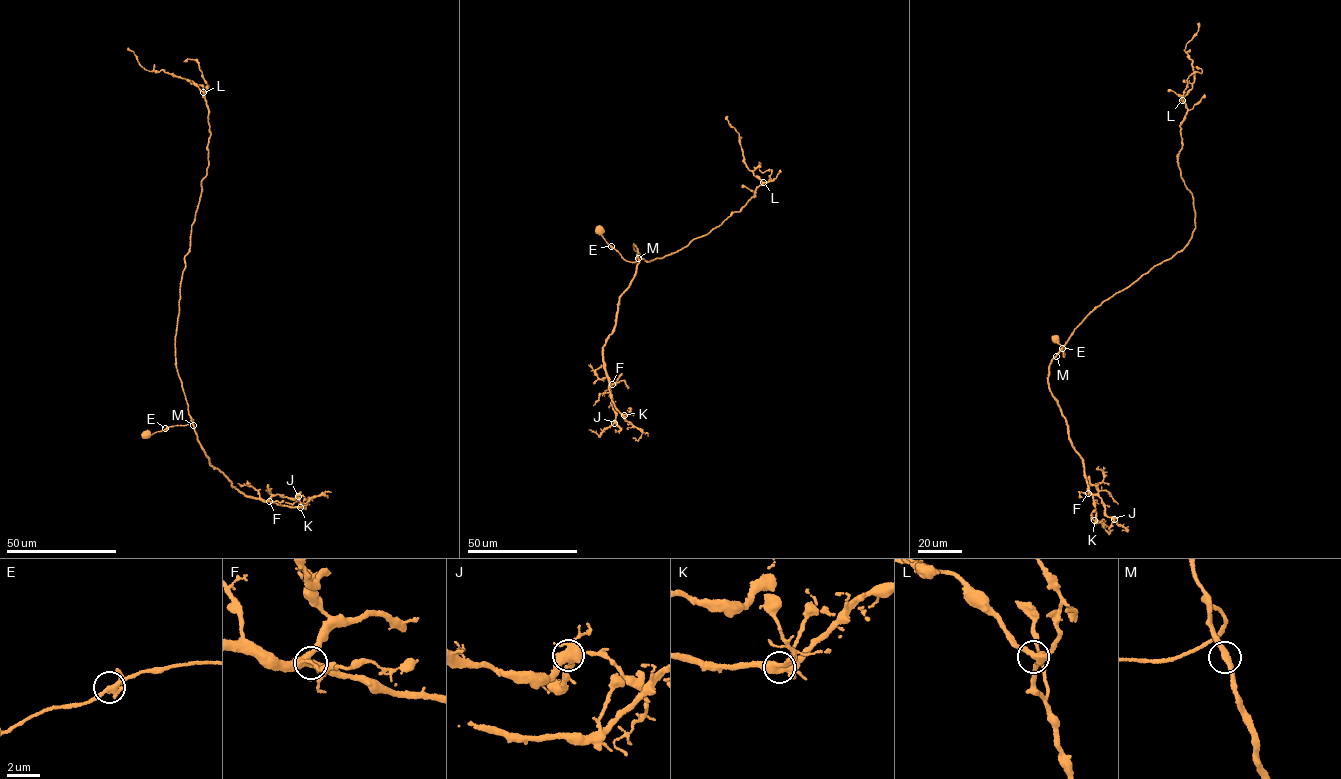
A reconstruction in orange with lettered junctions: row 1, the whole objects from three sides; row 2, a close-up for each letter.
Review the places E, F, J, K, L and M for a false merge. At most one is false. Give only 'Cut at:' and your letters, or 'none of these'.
Cut at: none of these

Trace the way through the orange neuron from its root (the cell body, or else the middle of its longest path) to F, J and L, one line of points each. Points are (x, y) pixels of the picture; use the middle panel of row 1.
F: (600, 230), (624, 259), (634, 262), (637, 257), (639, 263), (619, 299), (616, 323), (602, 348), (612, 384)
J: (600, 230), (624, 259), (634, 262), (637, 257), (639, 263), (619, 299), (616, 323), (602, 351), (614, 423)
L: (600, 230), (626, 260), (636, 261), (634, 244), (648, 262), (662, 258), (739, 212), (763, 182)

